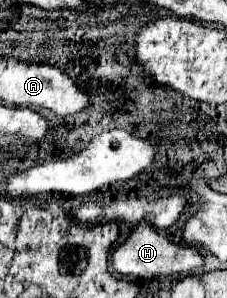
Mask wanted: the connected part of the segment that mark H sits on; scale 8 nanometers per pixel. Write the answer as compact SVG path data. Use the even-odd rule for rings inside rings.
M140 223L134 233L120 243L114 253L112 253L112 267L116 271L116 275L120 277L130 277L130 279L148 279L148 277L186 277L192 273L198 273L204 265L202 253L192 249L192 247L184 247L178 243L168 241L166 237L162 237L152 225L148 223Z

